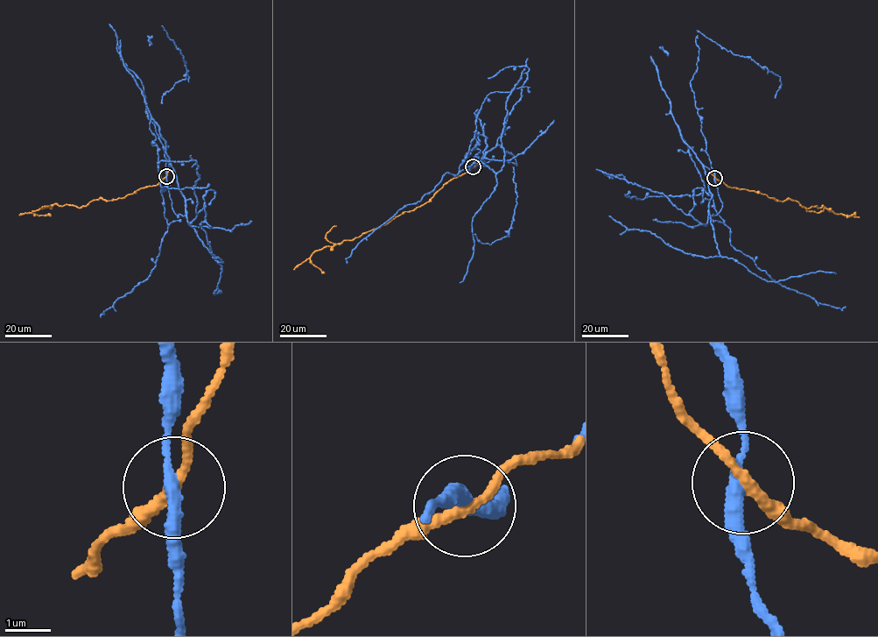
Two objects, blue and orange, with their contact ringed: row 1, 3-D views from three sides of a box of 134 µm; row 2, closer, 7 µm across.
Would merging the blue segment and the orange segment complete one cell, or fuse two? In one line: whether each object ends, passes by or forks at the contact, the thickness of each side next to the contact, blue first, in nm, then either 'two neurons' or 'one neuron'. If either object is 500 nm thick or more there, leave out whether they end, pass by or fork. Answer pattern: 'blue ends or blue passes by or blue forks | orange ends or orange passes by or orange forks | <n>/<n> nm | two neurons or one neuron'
blue passes by | orange passes by | 280/240 nm | one neuron

